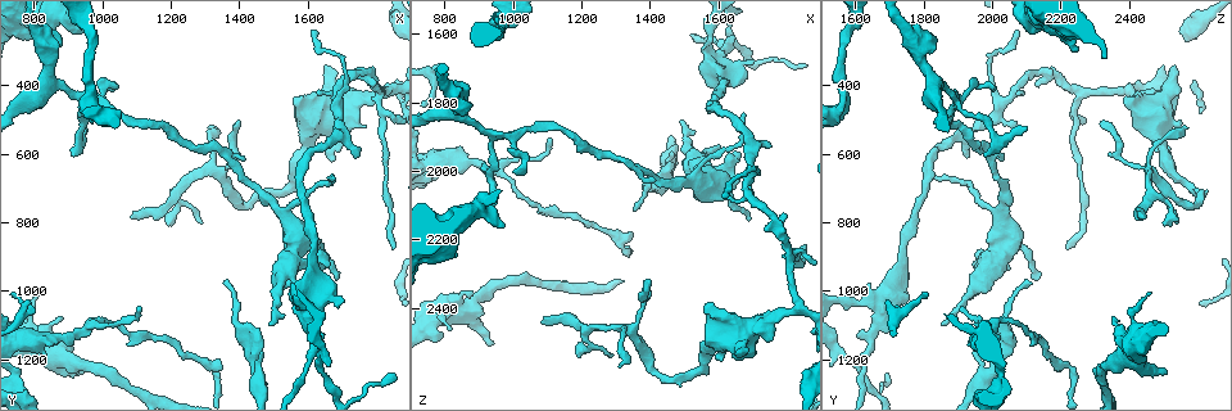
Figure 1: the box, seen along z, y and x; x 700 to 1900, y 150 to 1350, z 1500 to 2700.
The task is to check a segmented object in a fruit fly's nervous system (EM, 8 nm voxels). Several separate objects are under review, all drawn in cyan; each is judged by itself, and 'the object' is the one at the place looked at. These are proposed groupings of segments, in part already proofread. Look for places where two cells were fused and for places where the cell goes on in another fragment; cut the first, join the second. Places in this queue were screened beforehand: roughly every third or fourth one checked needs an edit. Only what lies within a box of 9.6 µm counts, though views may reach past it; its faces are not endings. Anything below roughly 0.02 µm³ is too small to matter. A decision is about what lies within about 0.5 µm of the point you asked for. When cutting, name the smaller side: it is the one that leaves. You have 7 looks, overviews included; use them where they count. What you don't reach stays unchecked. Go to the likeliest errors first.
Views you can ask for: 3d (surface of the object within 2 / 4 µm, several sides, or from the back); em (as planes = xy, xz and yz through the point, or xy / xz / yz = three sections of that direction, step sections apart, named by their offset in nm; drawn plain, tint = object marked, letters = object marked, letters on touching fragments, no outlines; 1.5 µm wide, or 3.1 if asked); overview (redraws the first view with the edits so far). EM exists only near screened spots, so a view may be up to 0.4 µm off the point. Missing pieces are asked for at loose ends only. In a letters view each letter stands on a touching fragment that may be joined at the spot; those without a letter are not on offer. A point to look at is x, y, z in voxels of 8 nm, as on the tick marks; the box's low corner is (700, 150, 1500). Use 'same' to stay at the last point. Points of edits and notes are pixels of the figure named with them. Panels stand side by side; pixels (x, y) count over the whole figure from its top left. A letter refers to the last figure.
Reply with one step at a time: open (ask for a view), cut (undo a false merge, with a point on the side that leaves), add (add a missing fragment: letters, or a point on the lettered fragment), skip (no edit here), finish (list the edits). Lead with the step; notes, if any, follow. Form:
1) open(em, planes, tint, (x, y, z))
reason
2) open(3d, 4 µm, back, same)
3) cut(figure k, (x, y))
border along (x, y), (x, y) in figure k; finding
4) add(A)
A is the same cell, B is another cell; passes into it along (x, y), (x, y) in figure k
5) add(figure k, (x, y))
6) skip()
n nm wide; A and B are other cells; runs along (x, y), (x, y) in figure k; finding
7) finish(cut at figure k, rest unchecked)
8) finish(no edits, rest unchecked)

open(3d, 4 µm, (880, 1080, 2350))
free end

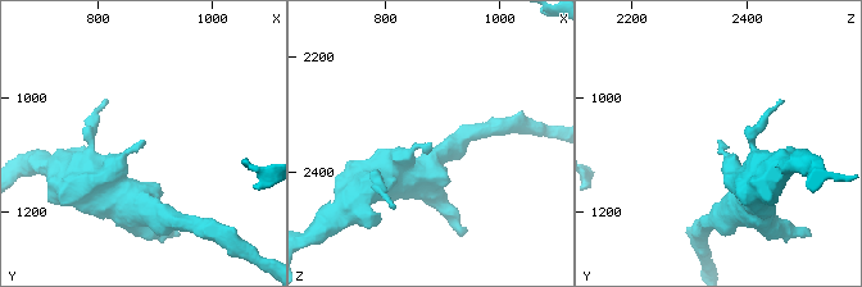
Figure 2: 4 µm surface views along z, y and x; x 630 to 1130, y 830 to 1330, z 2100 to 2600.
open(em, yz, step 8, letters, (880, 1075, 2350))

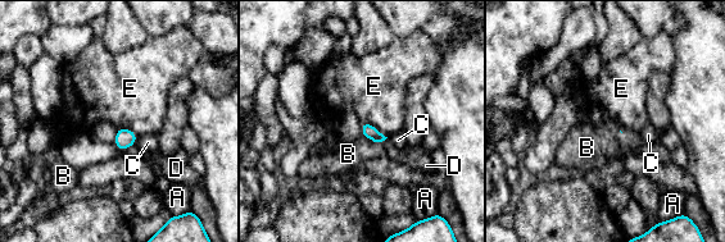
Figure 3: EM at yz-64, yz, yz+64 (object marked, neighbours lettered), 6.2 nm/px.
open(em, planes, letters, same)

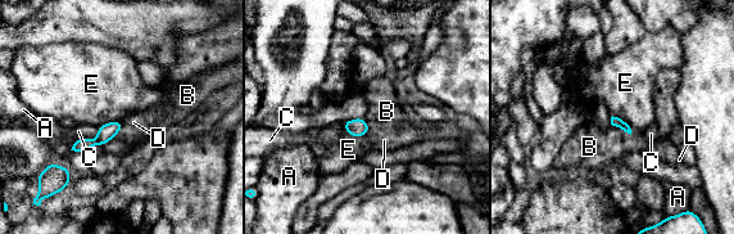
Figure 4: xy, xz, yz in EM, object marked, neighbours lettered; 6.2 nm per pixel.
skip()
A, B, C, D and E are other cells; runs along (119, 125), (99, 140), (76, 147) in figure 4; none of them fits

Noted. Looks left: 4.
open(em, planes, tint, (1080, 780, 2440))

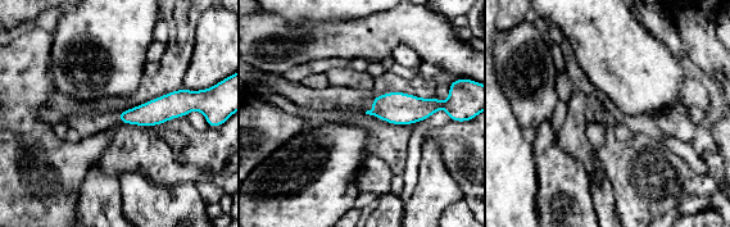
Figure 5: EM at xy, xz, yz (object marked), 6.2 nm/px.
open(em, planes, letters, same)
see the neighbours

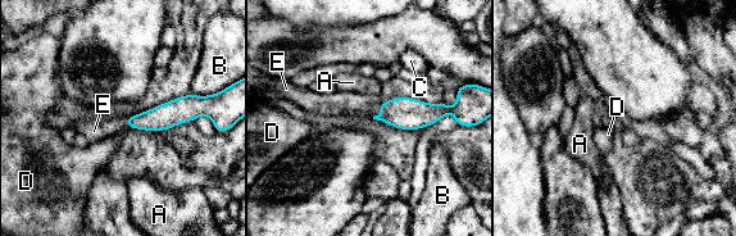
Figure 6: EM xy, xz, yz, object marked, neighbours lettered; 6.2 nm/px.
add(E)
130 nm wide; E is the same cell, A, B, C and D are other cells; passes into it along (403, 113), (380, 110), (346, 103) in figure 6; it goes on there

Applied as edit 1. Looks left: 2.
open(em, planes, letters, (1690, 670, 1840))
tapers out

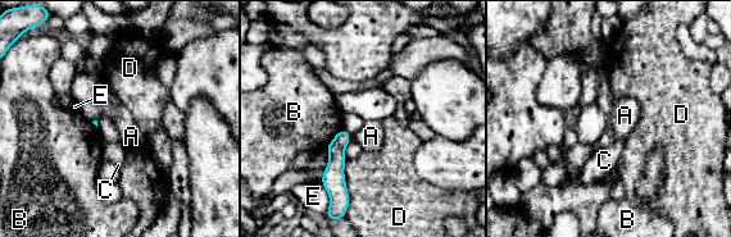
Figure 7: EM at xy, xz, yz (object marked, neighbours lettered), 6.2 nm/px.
skip()
A, B, C, D and E are other cells; runs along (344, 133), (336, 146), (340, 214) in figure 7; no lettered fragment goes on from it

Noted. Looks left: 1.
finish(add at figure 6, rest unchecked)

